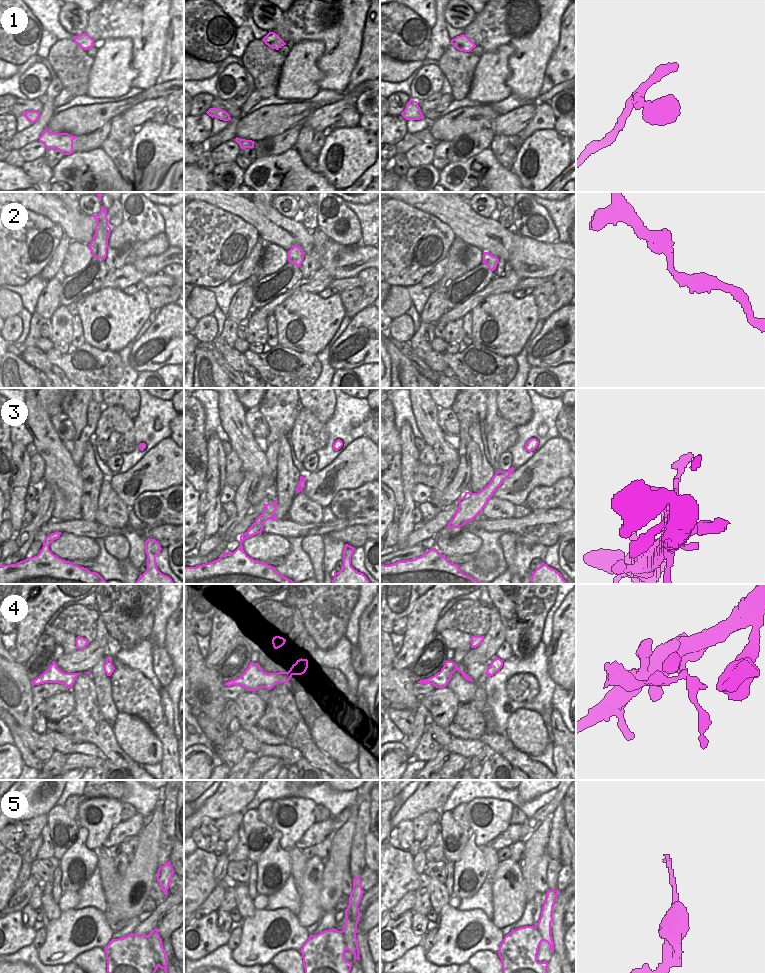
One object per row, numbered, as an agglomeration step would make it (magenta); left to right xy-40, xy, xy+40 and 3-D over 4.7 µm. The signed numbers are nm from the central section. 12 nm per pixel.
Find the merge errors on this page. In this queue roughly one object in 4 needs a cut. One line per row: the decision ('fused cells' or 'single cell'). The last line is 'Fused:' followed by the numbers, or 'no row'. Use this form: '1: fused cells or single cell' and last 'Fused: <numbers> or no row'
1: single cell
2: single cell
3: single cell
4: fused cells
5: single cell
Fused: 4

